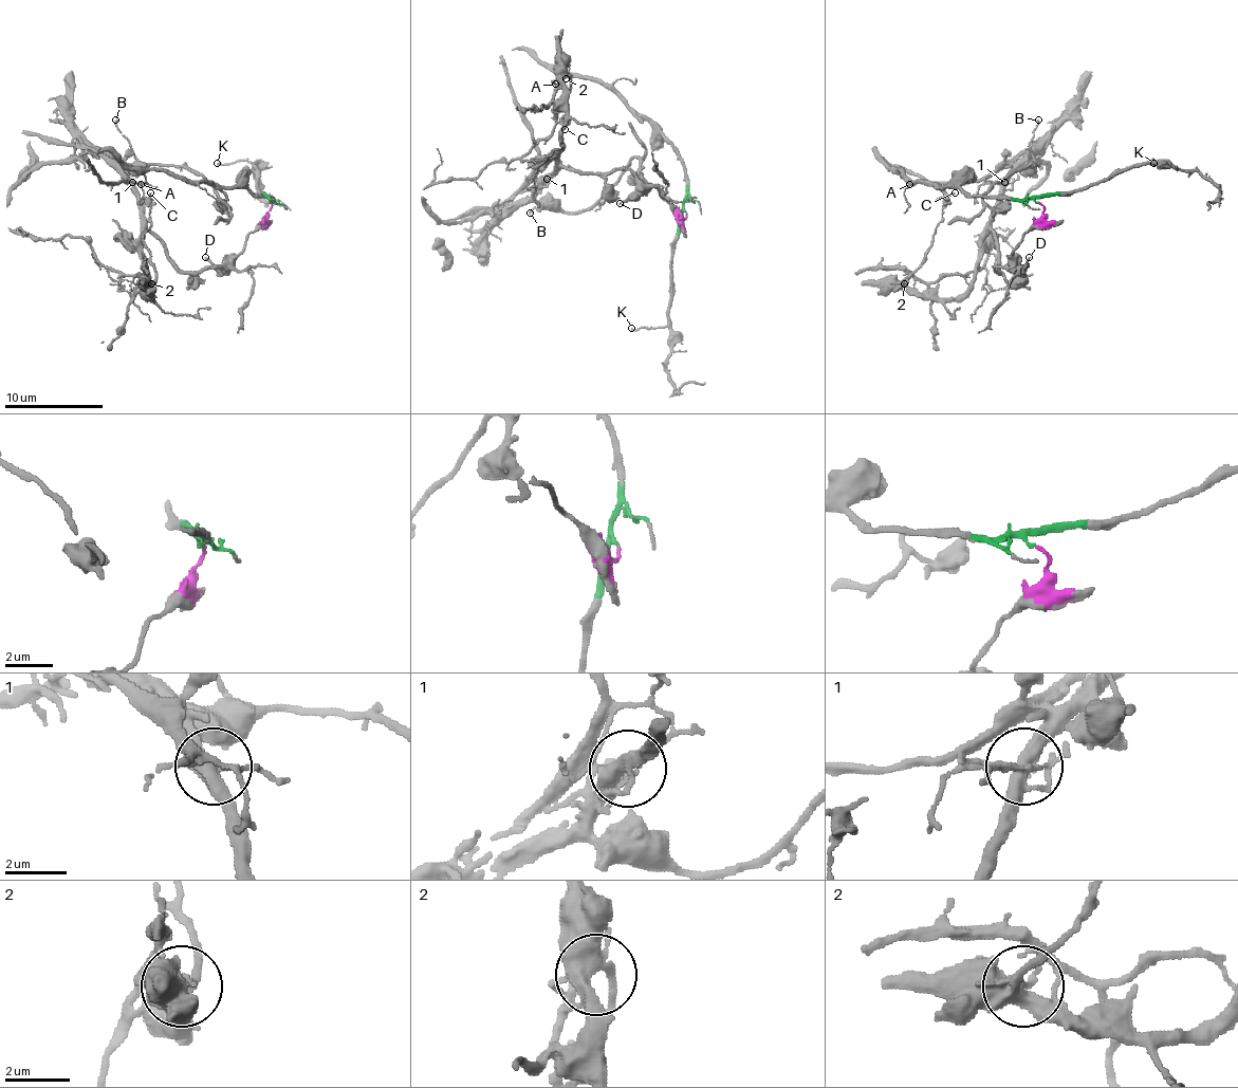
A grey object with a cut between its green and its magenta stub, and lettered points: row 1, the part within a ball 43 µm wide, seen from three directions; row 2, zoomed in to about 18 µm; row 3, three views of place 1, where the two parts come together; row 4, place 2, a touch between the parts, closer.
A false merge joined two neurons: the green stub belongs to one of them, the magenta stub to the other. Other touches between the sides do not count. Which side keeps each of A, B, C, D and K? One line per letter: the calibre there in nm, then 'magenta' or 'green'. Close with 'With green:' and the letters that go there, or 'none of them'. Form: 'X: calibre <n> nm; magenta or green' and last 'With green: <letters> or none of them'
A: calibre 110 nm; green
B: calibre 130 nm; magenta
C: calibre 100 nm; magenta
D: calibre 160 nm; magenta
K: calibre 150 nm; green
With green: A, K

